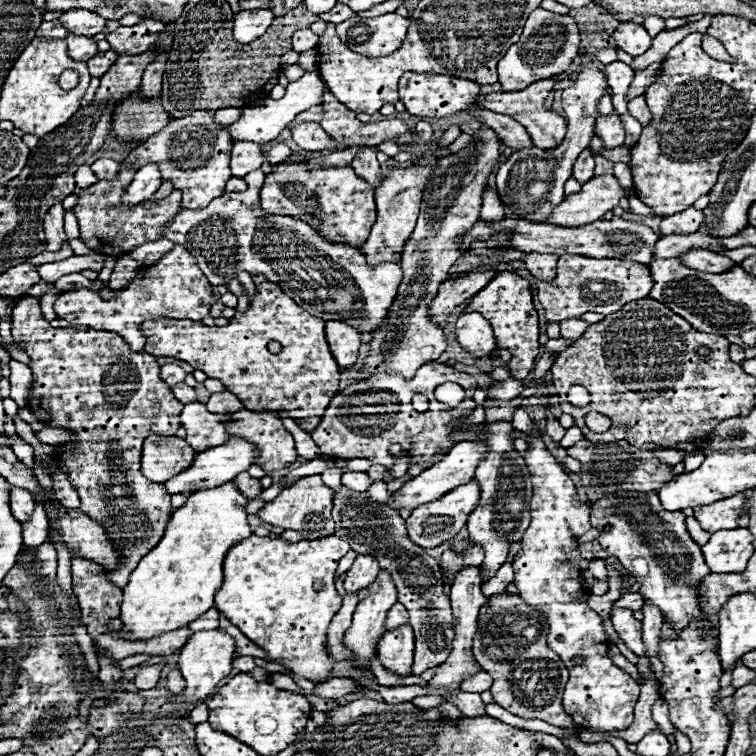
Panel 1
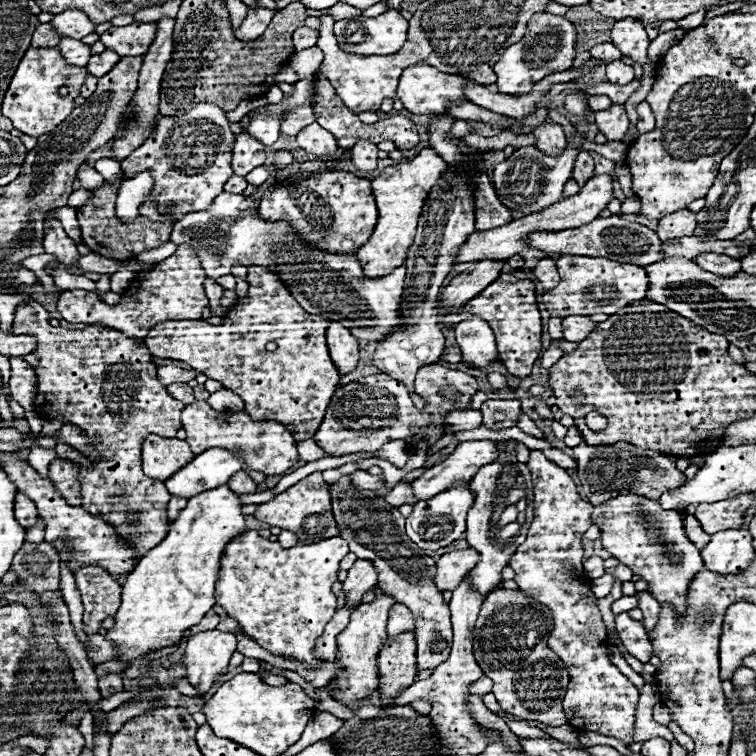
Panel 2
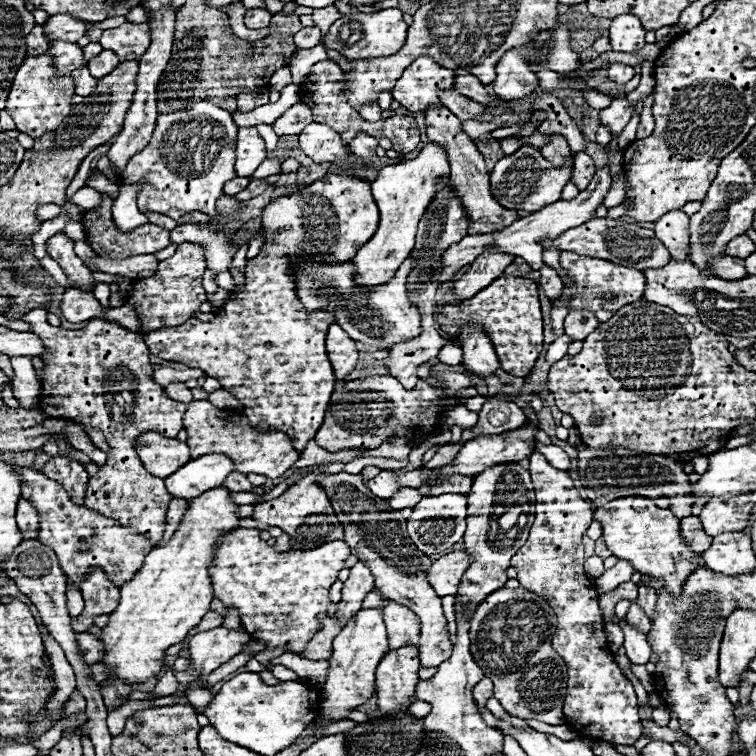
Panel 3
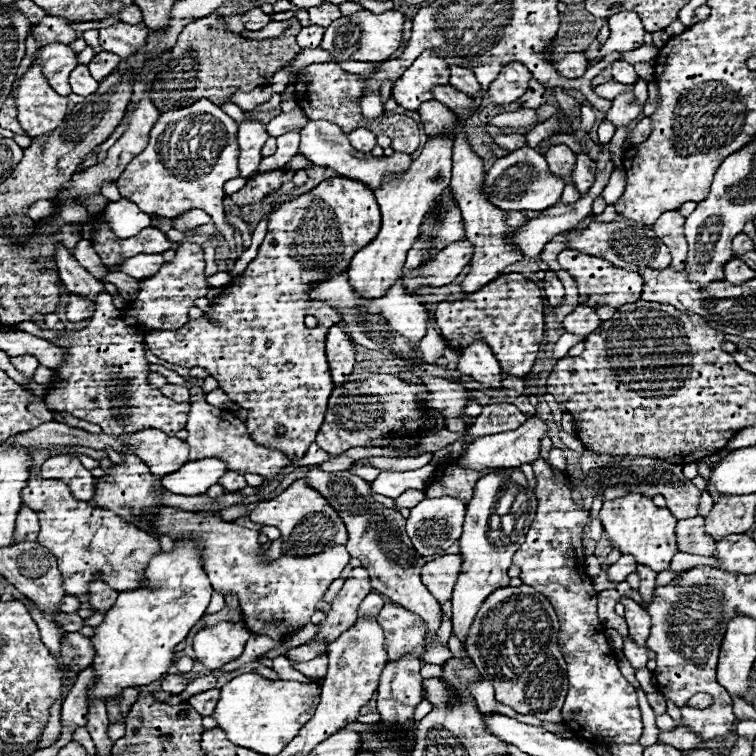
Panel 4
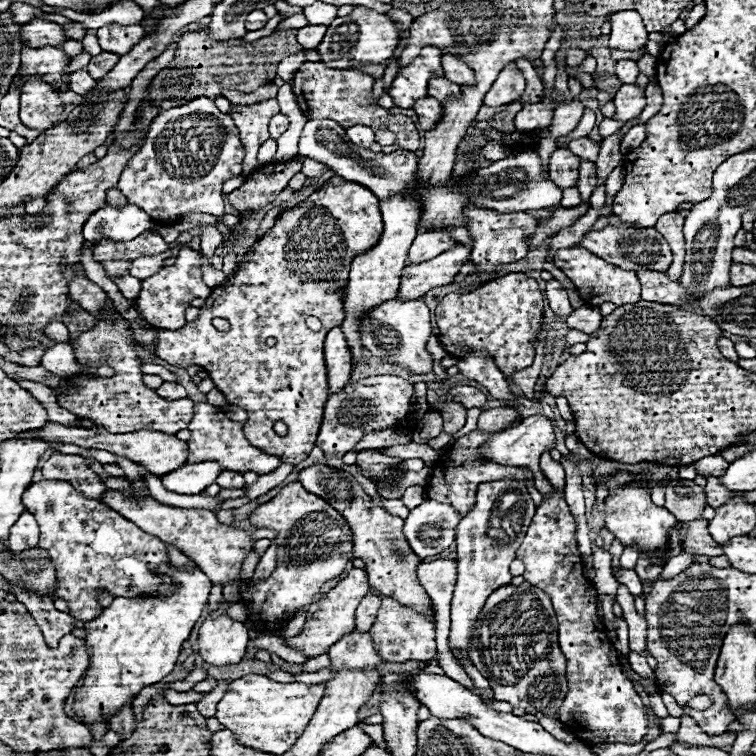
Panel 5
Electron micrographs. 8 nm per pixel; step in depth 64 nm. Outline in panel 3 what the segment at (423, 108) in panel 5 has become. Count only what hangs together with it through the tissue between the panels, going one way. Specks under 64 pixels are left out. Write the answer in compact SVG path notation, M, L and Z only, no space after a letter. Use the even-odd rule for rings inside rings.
M432 104L432 108L424 110L424 120L426 120L426 134L430 142L436 142L440 146L446 148L448 152L448 160L450 160L450 184L452 188L456 188L456 194L460 196L460 200L464 200L464 208L468 212L468 220L472 220L472 224L468 226L468 234L492 234L498 232L500 228L508 228L510 224L514 224L520 216L518 212L510 212L506 208L502 208L490 194L490 182L488 182L488 170L484 164L484 158L480 156L478 148L474 146L472 138L468 138L462 132L462 122L452 116L452 112L448 112L448 108L444 108L442 104ZM486 248L472 264L466 274L458 282L454 282L452 292L458 296L458 300L468 300L482 288L486 288L492 280L500 278L504 274L504 268L514 262L516 256L496 252L494 248Z

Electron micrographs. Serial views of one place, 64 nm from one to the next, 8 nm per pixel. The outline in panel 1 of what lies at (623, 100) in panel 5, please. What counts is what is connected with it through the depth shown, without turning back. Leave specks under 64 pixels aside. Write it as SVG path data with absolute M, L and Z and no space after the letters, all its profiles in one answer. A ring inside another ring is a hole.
M600 114L596 118L596 136L624 136L624 124L620 120L620 114Z

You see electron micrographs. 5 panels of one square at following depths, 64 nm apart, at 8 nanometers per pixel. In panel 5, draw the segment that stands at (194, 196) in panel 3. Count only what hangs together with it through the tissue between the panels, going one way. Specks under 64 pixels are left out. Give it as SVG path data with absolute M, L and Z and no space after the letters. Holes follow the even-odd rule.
M200 96L190 100L184 106L162 110L150 124L148 136L140 150L128 160L126 168L122 170L118 190L128 198L130 204L140 206L158 222L174 222L192 212L204 212L222 216L224 214L224 200L222 200L222 184L230 178L242 174L242 160L244 160L244 146L240 142L238 130L234 120L228 114L222 114L214 100Z

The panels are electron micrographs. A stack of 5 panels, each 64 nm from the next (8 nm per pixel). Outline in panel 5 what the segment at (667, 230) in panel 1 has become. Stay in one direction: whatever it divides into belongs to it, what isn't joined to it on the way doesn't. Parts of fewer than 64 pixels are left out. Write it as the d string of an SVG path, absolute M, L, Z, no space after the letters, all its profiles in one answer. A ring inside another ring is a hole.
M668 212L660 216L656 222L656 230L666 238L666 242L672 248L674 262L668 268L668 278L678 280L682 276L682 264L684 264L684 238L682 238L682 226L684 226L684 216L678 212Z

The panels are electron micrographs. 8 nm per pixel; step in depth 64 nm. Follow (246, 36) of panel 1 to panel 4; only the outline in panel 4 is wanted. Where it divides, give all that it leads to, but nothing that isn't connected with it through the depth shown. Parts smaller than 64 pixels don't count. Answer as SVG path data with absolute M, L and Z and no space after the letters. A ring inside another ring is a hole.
M254 8L242 16L242 22L244 22L246 30L262 30L270 22L270 16L264 14L260 8Z

